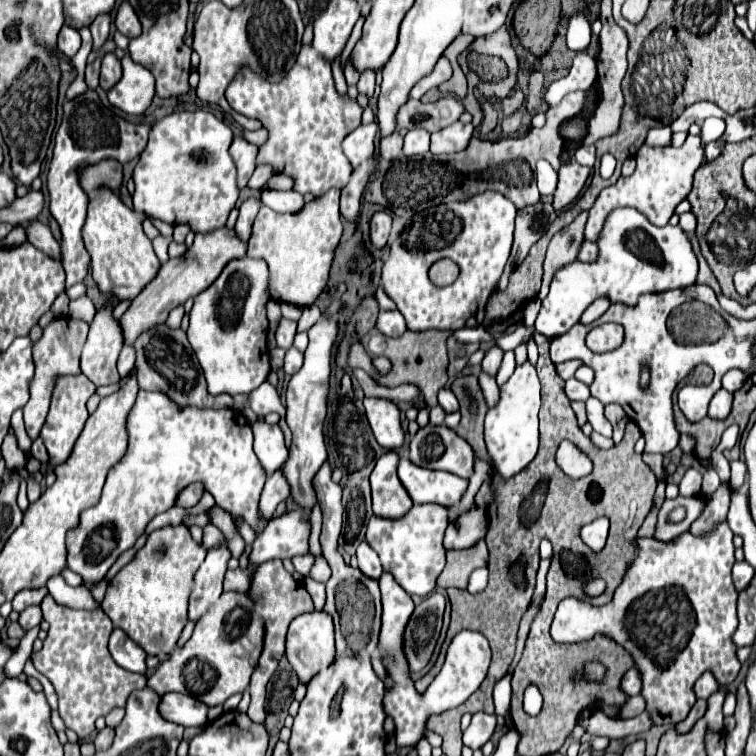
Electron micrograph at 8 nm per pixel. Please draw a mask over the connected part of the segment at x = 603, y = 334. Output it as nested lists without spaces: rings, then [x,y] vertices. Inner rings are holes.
[[[603,324],[597,326],[586,336],[586,345],[593,352],[609,352],[621,346],[623,328],[619,324]]]

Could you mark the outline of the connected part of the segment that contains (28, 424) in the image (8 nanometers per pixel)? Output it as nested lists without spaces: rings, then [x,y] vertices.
[[[55,318],[53,322],[43,328],[43,336],[33,344],[33,362],[35,362],[35,374],[29,382],[29,402],[23,406],[25,412],[25,430],[31,440],[35,440],[45,424],[47,412],[49,412],[49,400],[55,386],[55,376],[63,374],[79,374],[79,356],[83,350],[87,338],[87,322],[77,318]]]

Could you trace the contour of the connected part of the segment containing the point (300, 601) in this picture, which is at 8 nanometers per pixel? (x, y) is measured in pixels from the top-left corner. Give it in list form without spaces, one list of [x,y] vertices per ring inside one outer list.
[[[267,560],[263,562],[253,578],[253,584],[249,588],[249,596],[257,602],[257,612],[263,616],[265,620],[265,642],[263,642],[263,652],[259,658],[259,664],[251,676],[251,706],[247,710],[247,716],[251,718],[251,722],[263,724],[265,722],[265,686],[271,678],[271,674],[275,672],[281,656],[285,654],[285,634],[289,628],[289,622],[305,612],[313,610],[313,600],[309,596],[309,592],[305,590],[305,586],[301,582],[295,582],[293,576],[283,568],[281,560]]]

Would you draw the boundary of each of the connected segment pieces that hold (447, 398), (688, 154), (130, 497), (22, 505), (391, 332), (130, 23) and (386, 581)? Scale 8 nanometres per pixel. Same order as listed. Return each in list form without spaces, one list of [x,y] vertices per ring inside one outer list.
[[[443,388],[441,392],[439,392],[439,406],[449,414],[449,412],[457,412],[459,410],[459,402],[457,402],[457,398],[455,398],[455,394],[449,390],[449,388]]]
[[[687,136],[685,144],[679,148],[671,148],[671,146],[647,146],[643,144],[641,150],[637,150],[635,154],[637,160],[637,168],[631,176],[621,176],[613,186],[603,188],[601,194],[597,196],[595,204],[589,208],[589,218],[585,224],[585,238],[595,242],[605,216],[621,206],[633,206],[639,212],[643,212],[651,224],[655,226],[665,226],[669,222],[669,218],[673,216],[675,206],[687,198],[687,194],[691,192],[691,184],[693,184],[693,174],[695,170],[705,162],[705,154],[701,150],[701,140],[699,136]]]
[[[139,390],[137,402],[133,404],[133,410],[129,412],[129,418],[127,418],[127,434],[129,434],[127,452],[109,470],[99,504],[85,510],[81,514],[79,528],[71,530],[67,536],[69,568],[73,572],[81,574],[85,582],[103,580],[103,576],[113,566],[113,562],[125,550],[135,546],[137,538],[145,532],[147,524],[157,514],[173,508],[179,492],[193,482],[201,482],[207,488],[207,492],[213,494],[219,508],[243,518],[255,530],[255,534],[261,534],[265,530],[267,522],[265,522],[265,518],[261,518],[257,514],[257,510],[259,510],[259,496],[261,496],[267,476],[253,452],[253,430],[250,425],[245,416],[237,410],[233,412],[233,410],[179,406],[177,402],[167,398],[167,394]]]
[[[15,469],[14,470],[14,472],[20,478],[19,492],[18,492],[18,495],[17,495],[17,504],[19,506],[19,508],[24,512],[28,508],[30,502],[27,499],[27,486],[26,486],[27,483],[24,480],[24,478],[21,476],[20,471],[21,471],[20,469]]]
[[[391,310],[391,312],[379,312],[379,318],[377,318],[377,328],[385,334],[385,336],[401,336],[407,326],[405,326],[405,318],[397,312],[397,310]]]
[[[121,2],[121,6],[117,8],[117,14],[115,14],[115,26],[121,34],[125,34],[127,38],[135,38],[141,34],[141,24],[137,20],[137,14],[135,10],[131,8],[129,2]]]
[[[383,572],[383,576],[379,578],[379,586],[381,586],[381,602],[383,602],[379,656],[381,656],[381,662],[387,670],[387,678],[391,682],[391,688],[385,690],[383,706],[385,706],[385,714],[389,718],[393,718],[393,722],[395,722],[397,748],[401,748],[401,746],[415,748],[419,744],[419,740],[423,738],[425,724],[427,724],[429,716],[443,714],[445,710],[457,708],[481,686],[481,682],[487,676],[491,650],[489,650],[489,642],[483,638],[483,634],[471,632],[471,630],[459,632],[450,643],[445,662],[439,674],[435,676],[433,684],[423,694],[417,692],[413,686],[411,674],[409,674],[409,666],[405,662],[405,654],[401,650],[401,634],[405,630],[405,622],[409,622],[409,618],[413,614],[415,604],[411,600],[411,596],[391,578],[389,572]]]

